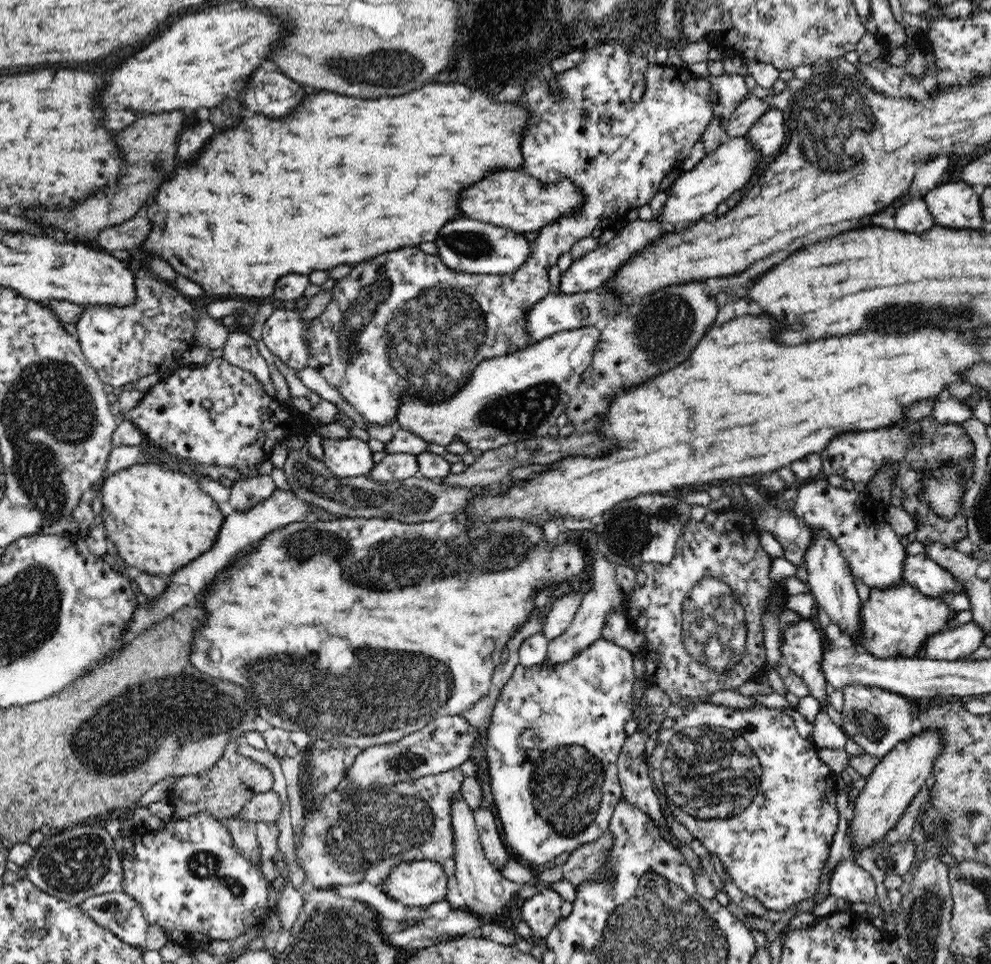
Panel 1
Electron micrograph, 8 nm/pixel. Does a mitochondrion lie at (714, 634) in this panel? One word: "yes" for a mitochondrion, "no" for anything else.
yes

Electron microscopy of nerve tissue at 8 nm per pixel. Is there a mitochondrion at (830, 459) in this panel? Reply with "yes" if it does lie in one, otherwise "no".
no

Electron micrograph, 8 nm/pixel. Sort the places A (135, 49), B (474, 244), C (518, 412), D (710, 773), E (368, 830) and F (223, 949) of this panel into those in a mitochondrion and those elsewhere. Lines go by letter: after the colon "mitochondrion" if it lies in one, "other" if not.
A: other
B: mitochondrion
C: mitochondrion
D: mitochondrion
E: mitochondrion
F: other

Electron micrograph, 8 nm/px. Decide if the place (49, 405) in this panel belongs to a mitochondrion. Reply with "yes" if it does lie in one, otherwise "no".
yes

